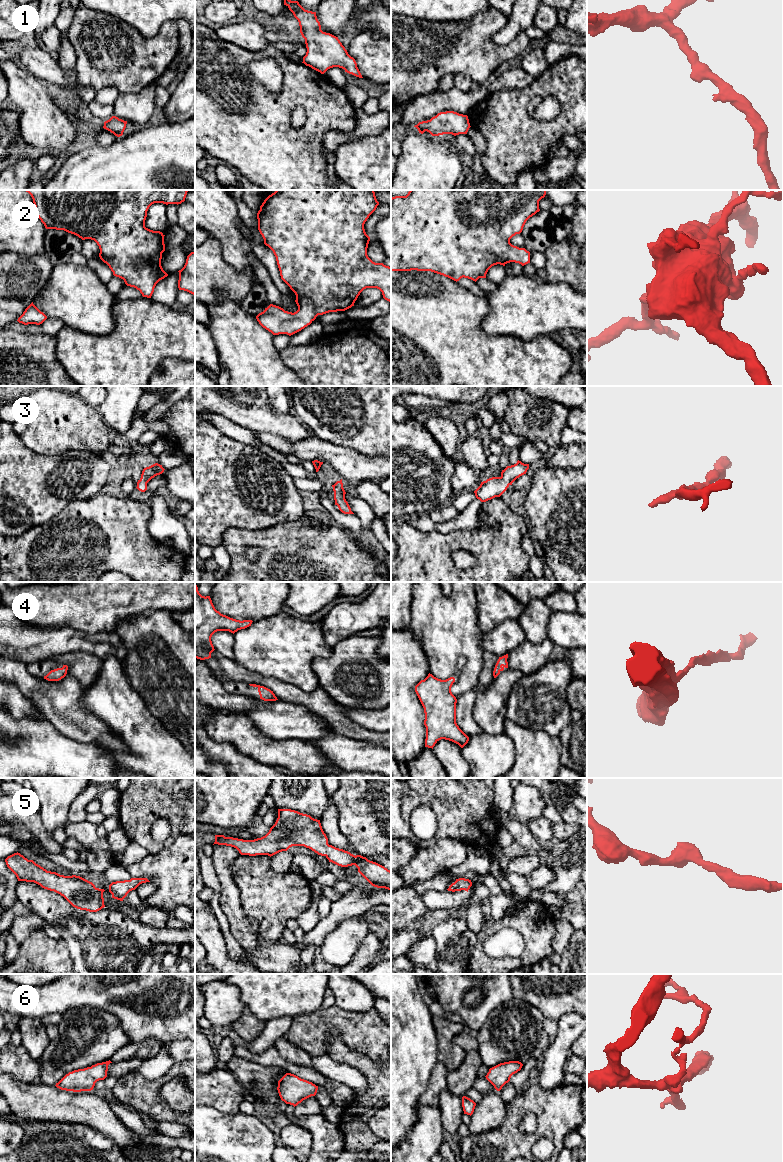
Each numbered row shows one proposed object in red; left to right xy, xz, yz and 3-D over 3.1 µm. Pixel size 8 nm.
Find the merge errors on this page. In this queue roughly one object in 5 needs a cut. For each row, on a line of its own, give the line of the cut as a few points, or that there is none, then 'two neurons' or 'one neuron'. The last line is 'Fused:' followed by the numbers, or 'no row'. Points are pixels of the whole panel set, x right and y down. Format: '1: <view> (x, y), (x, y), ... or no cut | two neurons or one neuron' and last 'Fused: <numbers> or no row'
1: no cut | one neuron
2: no cut | one neuron
3: no cut | one neuron
4: no cut | one neuron
5: no cut | one neuron
6: no cut | one neuron
Fused: no row

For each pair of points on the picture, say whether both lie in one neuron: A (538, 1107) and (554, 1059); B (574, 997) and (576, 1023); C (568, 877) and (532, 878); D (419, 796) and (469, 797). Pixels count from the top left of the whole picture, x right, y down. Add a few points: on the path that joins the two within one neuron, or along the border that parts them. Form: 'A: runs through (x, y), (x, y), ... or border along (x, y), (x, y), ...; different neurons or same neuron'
A: border along (537, 1083), (544, 1089), (552, 1089), (561, 1083); different neurons
B: border along (576, 1012), (567, 1012), (557, 1020); different neurons
C: border along (544, 863), (553, 879), (533, 890); different neurons
D: runs through (431, 796), (457, 797); same neuron

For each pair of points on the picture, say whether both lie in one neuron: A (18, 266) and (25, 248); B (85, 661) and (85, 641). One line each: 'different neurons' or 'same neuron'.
A: different neurons
B: different neurons

